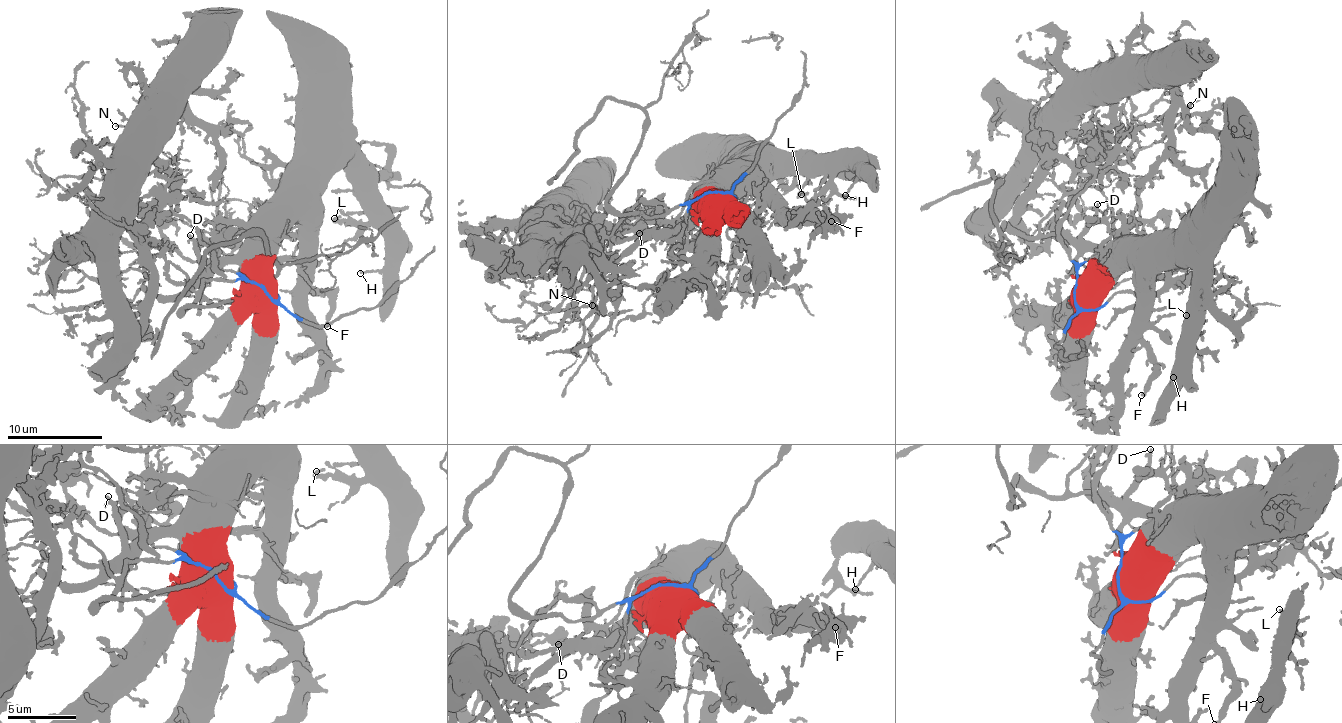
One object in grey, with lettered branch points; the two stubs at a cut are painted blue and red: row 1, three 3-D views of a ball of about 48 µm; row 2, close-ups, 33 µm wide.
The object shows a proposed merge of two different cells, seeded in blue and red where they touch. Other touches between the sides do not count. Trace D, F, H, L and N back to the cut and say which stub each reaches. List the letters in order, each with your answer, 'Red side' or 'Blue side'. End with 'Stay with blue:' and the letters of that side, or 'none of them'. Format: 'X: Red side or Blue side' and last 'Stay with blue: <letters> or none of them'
D: Red side
F: Red side
H: Red side
L: Red side
N: Blue side
Stay with blue: N

